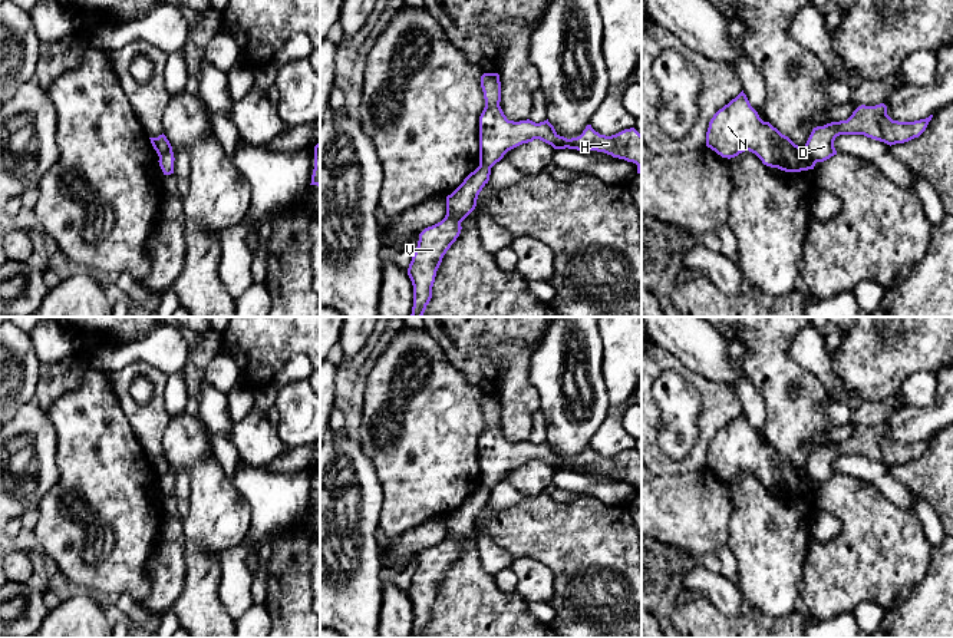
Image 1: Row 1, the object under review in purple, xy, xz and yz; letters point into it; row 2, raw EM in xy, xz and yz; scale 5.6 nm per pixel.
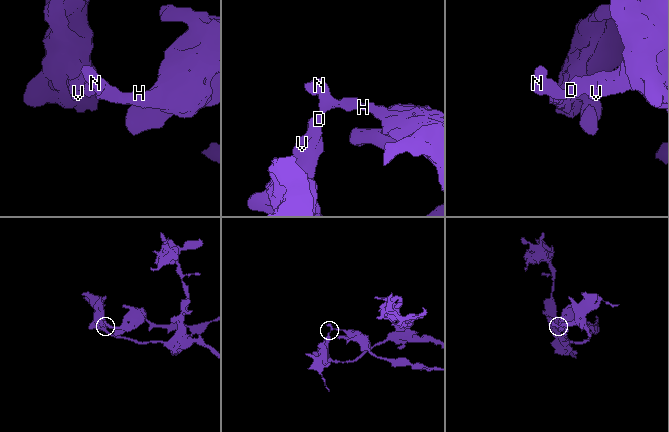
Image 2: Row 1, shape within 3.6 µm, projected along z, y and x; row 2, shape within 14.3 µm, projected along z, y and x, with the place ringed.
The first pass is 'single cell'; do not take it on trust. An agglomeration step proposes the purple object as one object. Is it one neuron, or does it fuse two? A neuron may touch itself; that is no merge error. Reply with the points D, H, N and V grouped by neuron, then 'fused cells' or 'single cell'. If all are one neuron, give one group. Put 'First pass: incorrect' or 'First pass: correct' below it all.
D V / H N | fused cells
First pass: incorrect

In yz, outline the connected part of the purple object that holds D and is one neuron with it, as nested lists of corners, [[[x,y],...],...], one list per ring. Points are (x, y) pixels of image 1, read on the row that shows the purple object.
[[[884,103],[858,106],[847,120],[831,122],[812,129],[805,149],[815,162],[824,162],[837,155],[834,141],[840,135],[864,135],[887,145],[904,143],[919,138],[933,115],[914,122],[893,120]]]

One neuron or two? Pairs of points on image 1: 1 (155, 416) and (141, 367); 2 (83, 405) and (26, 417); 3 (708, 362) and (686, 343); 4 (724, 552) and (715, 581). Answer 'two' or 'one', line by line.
1: one
2: two
3: one
4: two

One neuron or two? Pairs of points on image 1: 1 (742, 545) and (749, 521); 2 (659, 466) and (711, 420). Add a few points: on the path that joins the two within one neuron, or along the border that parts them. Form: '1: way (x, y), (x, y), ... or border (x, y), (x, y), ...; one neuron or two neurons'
1: way (748, 539), (749, 526); one neuron
2: way (676, 466), (685, 465), (701, 449), (705, 437); one neuron

